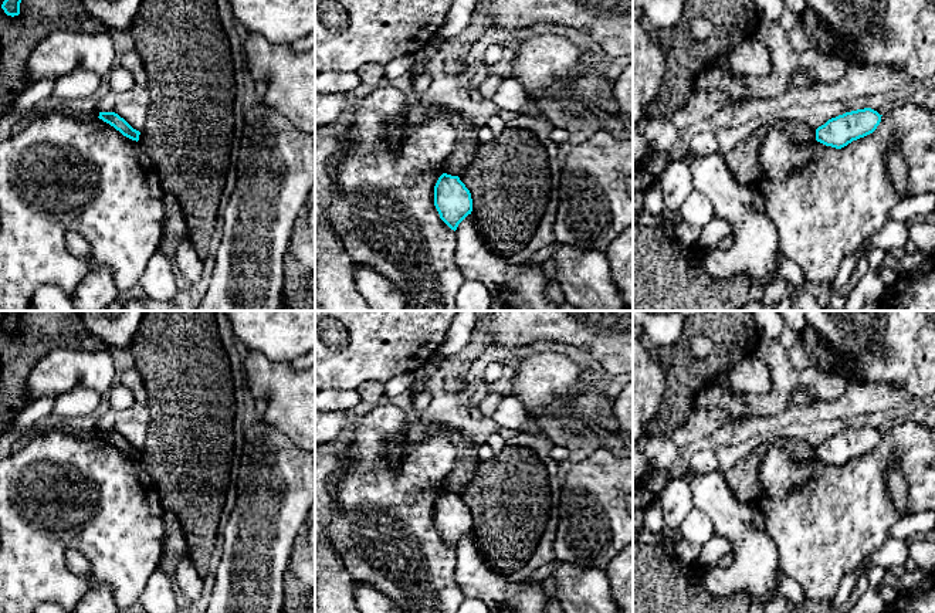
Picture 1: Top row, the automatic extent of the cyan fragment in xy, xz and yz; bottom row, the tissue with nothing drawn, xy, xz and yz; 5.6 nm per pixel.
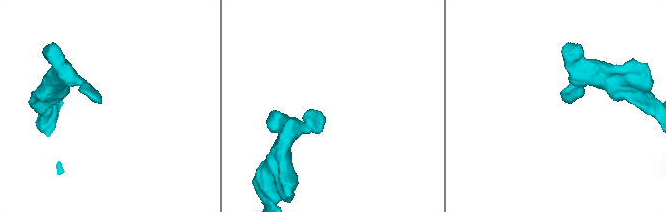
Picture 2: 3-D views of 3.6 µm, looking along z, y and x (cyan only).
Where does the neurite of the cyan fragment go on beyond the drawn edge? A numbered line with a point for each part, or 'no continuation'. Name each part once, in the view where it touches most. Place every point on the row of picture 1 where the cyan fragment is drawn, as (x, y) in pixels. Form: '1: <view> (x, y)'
no continuation

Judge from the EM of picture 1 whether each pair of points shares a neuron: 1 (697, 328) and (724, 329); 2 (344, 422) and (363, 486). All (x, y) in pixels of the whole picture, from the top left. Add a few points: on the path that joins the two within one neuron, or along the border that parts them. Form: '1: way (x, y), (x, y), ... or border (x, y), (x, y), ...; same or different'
1: way (704, 328), (717, 328); same
2: border (353, 417), (349, 427); different

